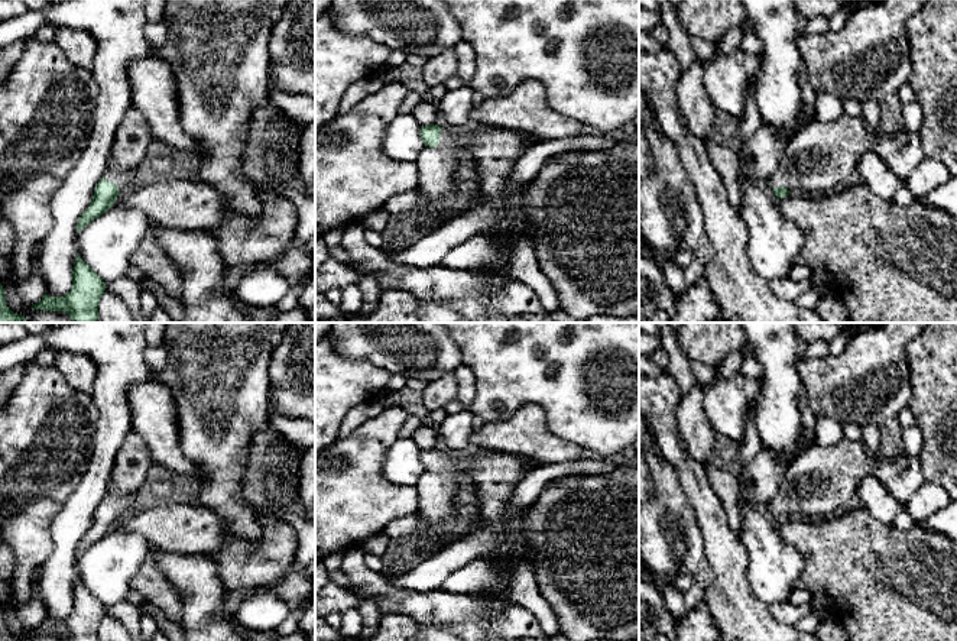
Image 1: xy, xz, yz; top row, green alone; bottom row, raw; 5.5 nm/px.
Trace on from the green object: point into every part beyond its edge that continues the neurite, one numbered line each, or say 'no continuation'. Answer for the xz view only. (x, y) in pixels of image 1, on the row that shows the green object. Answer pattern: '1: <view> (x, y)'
1: xz (435, 165)

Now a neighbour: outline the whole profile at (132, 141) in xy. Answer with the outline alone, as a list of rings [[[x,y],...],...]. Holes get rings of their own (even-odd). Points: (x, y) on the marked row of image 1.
[[[130,106],[116,130],[107,168],[114,171],[136,169],[147,162],[153,139],[145,116],[134,106]]]

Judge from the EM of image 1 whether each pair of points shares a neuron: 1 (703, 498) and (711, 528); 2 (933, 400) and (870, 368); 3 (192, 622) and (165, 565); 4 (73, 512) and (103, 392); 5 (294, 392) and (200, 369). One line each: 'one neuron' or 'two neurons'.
1: one neuron
2: two neurons
3: one neuron
4: one neuron
5: two neurons

